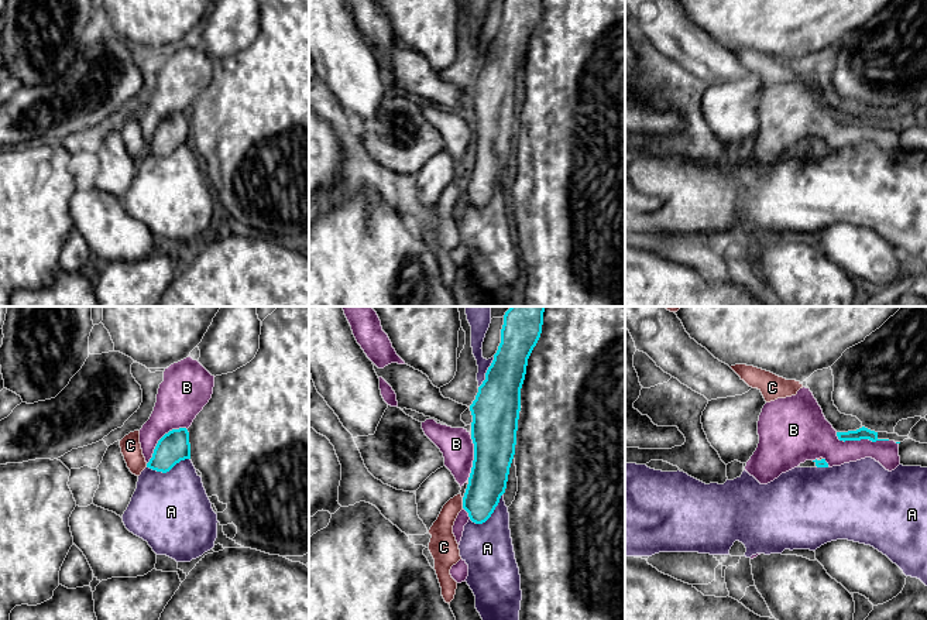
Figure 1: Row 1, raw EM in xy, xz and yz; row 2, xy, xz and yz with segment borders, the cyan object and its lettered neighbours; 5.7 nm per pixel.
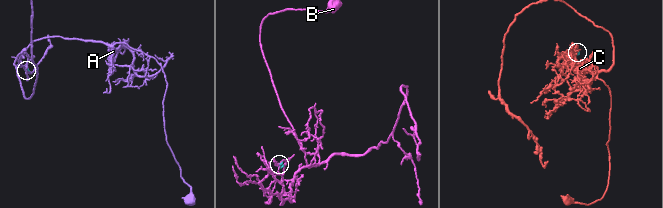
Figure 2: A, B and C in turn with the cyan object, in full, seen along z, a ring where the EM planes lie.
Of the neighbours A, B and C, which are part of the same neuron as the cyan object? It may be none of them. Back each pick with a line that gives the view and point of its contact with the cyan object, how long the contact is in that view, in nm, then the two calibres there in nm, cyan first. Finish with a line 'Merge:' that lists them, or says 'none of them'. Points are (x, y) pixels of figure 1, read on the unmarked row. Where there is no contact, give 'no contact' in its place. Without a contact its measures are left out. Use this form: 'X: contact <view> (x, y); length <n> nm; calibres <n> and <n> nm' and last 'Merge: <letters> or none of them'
Merge: none of them

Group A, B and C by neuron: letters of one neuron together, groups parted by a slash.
A / B / C

